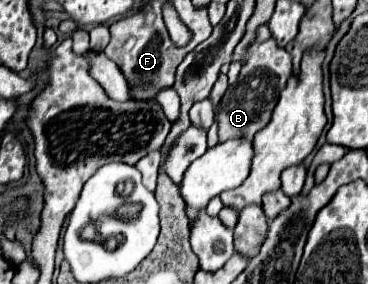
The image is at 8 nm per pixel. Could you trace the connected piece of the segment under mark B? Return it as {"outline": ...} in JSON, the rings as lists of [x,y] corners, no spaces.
{"outline":[[[274,39],[264,43],[250,45],[246,51],[246,63],[240,69],[236,83],[224,93],[218,107],[218,137],[220,141],[228,139],[246,139],[252,141],[254,135],[270,123],[272,111],[278,103],[278,95],[292,77],[292,57],[286,49],[280,49]]]}

